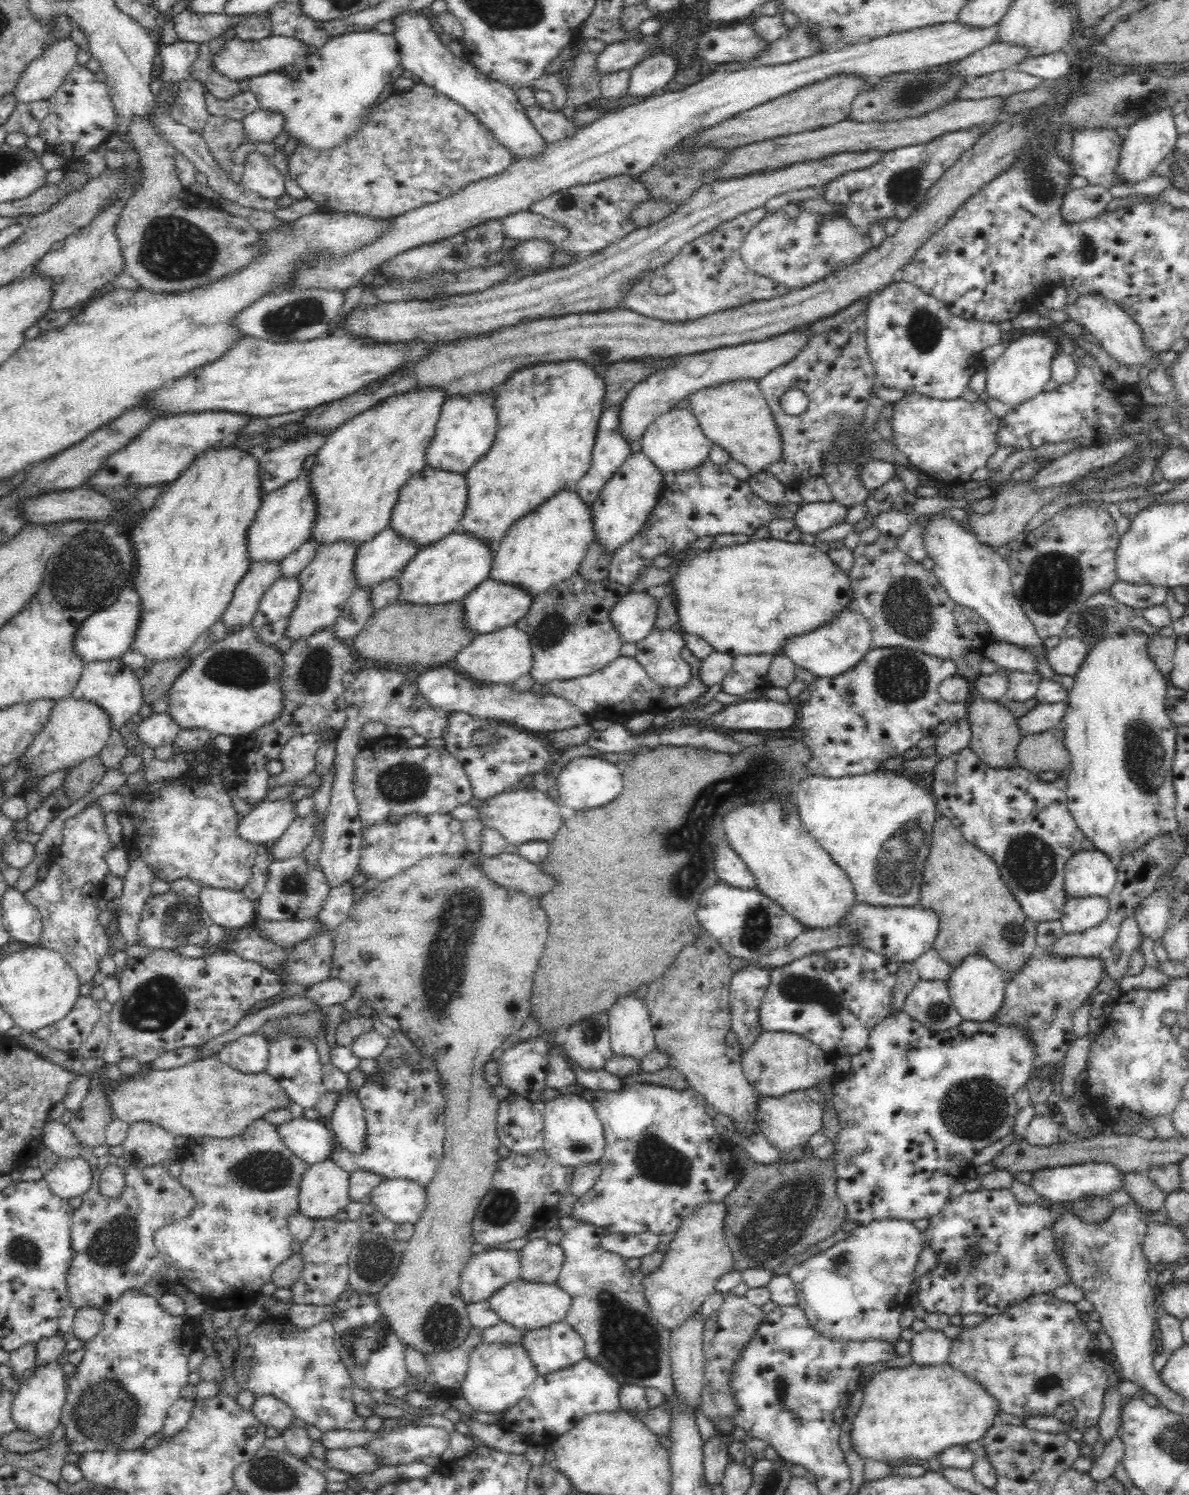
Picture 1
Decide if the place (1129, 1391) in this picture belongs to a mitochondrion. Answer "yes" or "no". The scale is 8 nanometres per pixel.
no

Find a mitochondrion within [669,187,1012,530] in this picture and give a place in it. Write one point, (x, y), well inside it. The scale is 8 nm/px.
(924, 329)

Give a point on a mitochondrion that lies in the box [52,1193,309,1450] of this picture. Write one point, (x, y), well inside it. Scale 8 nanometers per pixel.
(107, 1410)

